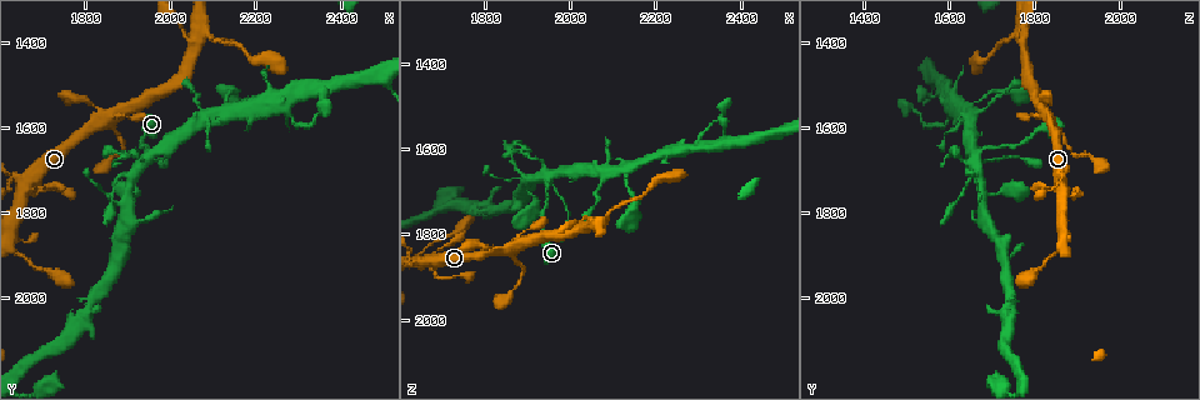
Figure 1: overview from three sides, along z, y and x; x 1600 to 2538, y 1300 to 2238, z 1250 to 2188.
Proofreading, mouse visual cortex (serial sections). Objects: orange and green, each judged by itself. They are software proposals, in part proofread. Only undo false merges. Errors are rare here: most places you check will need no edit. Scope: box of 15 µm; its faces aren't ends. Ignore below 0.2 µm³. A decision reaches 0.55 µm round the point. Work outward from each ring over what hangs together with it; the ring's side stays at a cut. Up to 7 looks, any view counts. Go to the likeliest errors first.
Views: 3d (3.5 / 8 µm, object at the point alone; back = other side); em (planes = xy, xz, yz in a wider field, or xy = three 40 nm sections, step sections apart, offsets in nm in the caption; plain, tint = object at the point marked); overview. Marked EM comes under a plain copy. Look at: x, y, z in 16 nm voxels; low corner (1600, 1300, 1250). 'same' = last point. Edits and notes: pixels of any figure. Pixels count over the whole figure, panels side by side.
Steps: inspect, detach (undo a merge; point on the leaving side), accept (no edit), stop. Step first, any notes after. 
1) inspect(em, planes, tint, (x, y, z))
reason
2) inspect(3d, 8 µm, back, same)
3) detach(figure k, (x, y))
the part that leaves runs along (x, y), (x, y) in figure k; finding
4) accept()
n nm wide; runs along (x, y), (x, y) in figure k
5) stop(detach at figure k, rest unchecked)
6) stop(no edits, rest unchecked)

inspect(3d, 3.5 µm, back, (1665, 1730, 1865))
thin arm on a thick one

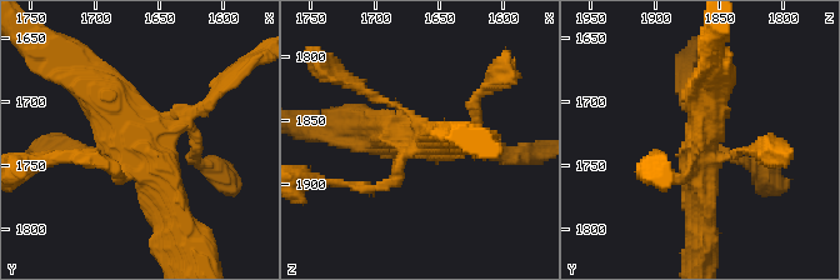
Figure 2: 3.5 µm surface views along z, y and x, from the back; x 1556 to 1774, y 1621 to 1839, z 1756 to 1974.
inspect(em, xy, step 5, tint, (1660, 1734, 1866))

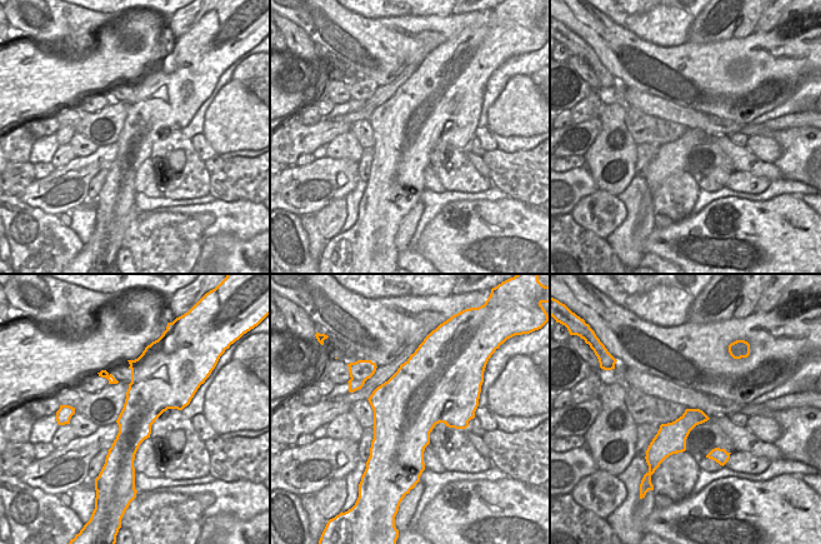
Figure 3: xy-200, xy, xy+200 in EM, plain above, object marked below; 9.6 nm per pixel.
inspect(em, xy, step 1, tint, same)

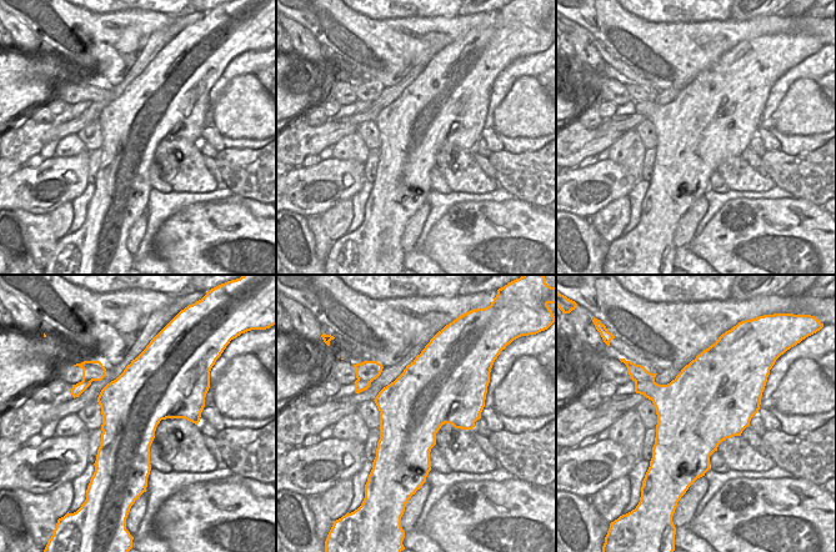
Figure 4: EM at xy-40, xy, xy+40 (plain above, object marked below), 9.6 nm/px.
accept()
650 nm wide; runs along (90, 83), (151, 155), (175, 221) in figure 2; all the same cell

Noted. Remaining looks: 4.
inspect(3d, 3.5 µm, back, (2065, 1385, 1770))
four arms meet

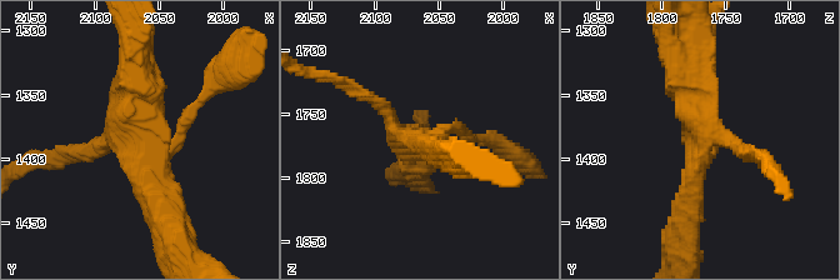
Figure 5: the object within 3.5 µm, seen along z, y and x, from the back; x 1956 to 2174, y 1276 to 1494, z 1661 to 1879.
inspect(em, xy, step 1, tint, (2066, 1384, 1770))
4 arms; arms of 150, 150, 350, 500 nm; need the tissue

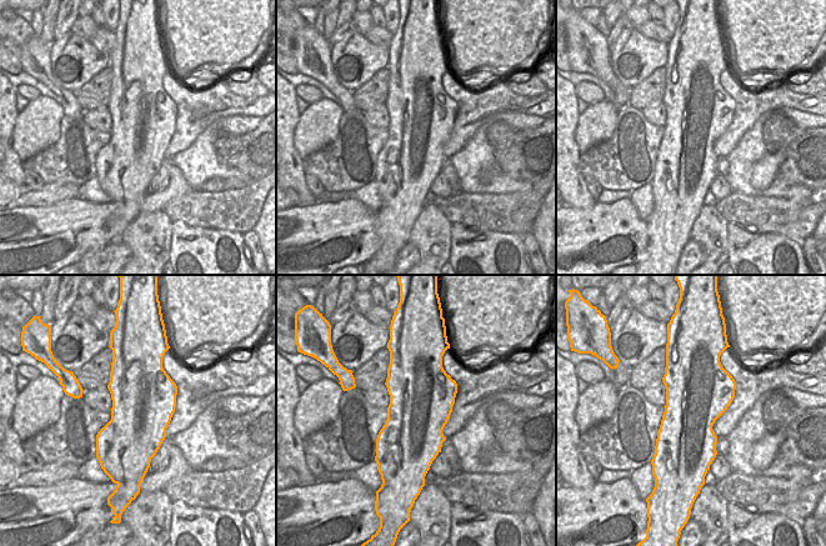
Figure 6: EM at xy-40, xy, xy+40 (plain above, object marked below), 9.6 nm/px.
inspect(em, xy, step 3, tint, same)

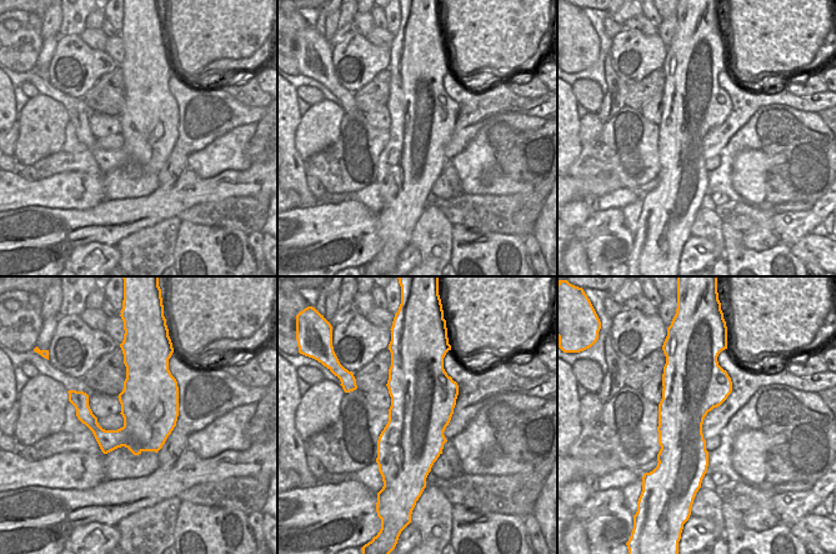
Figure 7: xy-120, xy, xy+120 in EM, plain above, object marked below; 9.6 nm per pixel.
accept()
runs along (164, 213), (134, 133), (80, 151) in figure 5; all the same cell

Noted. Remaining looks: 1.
stop(no edits, rest unchecked)

